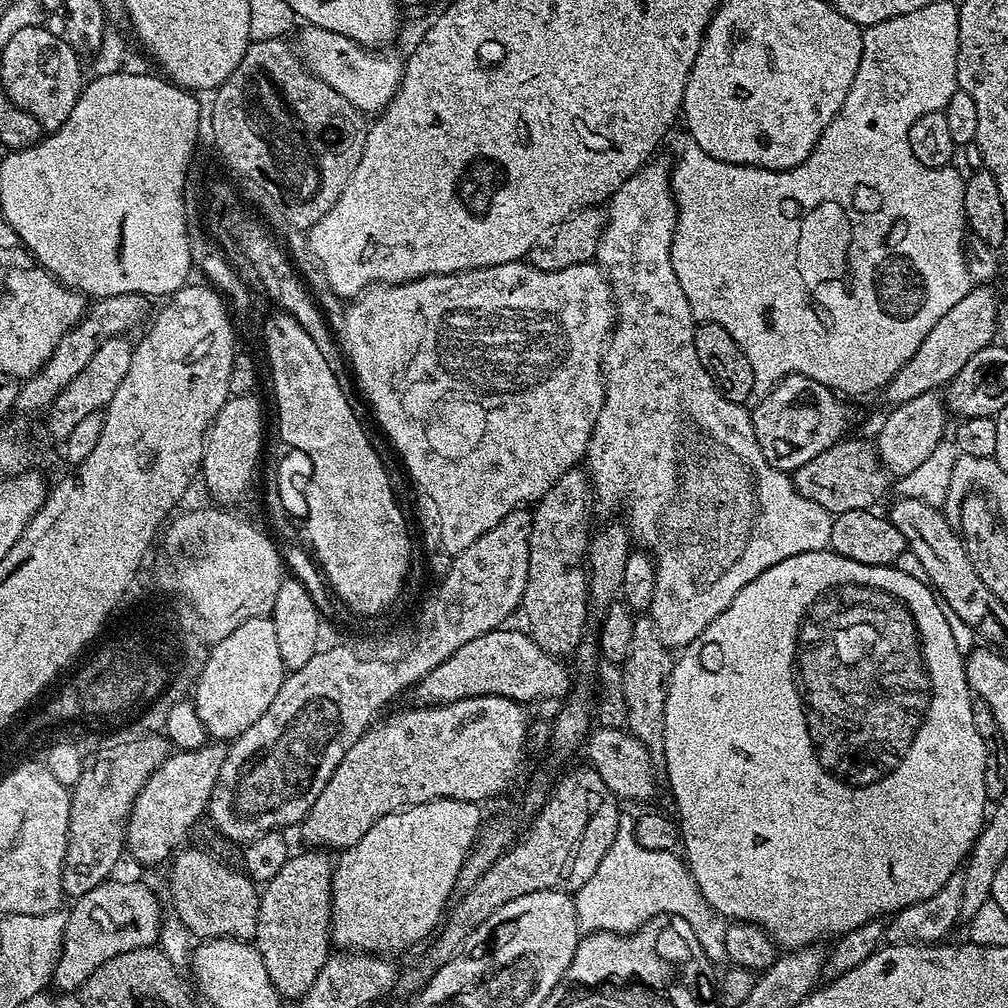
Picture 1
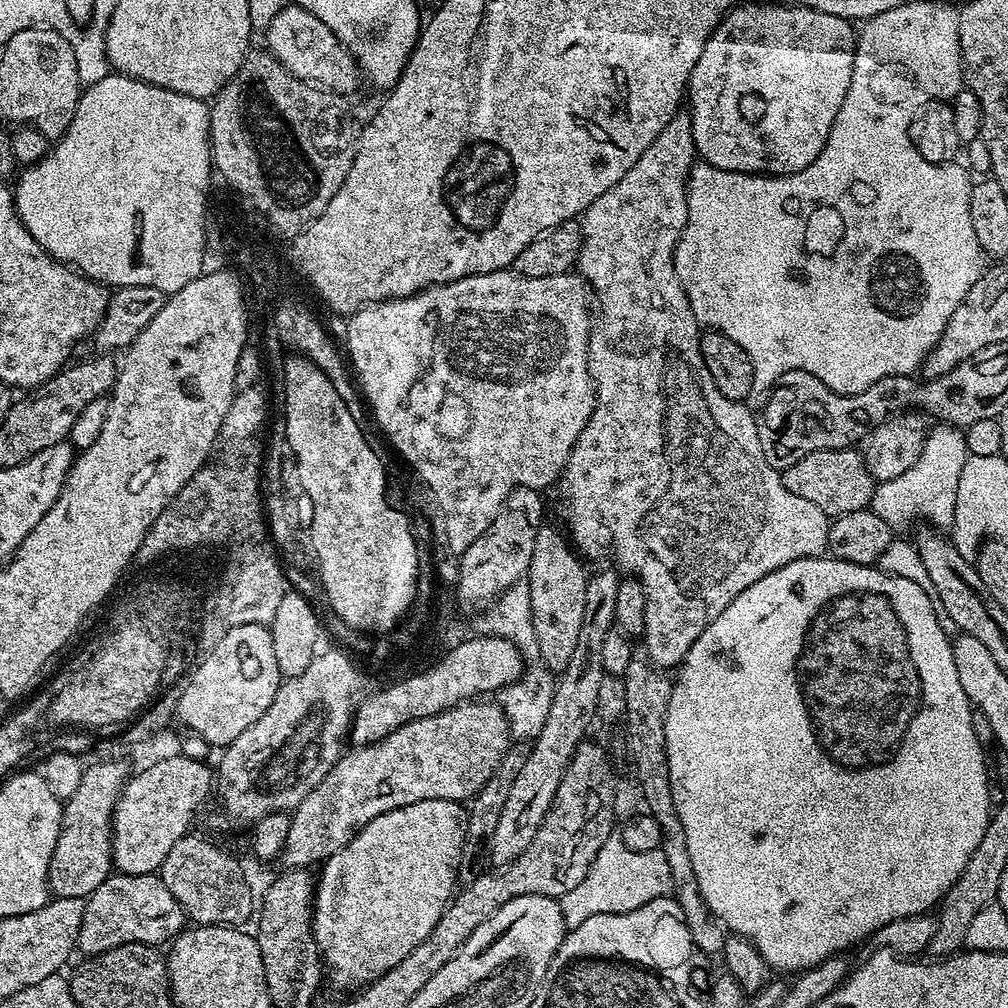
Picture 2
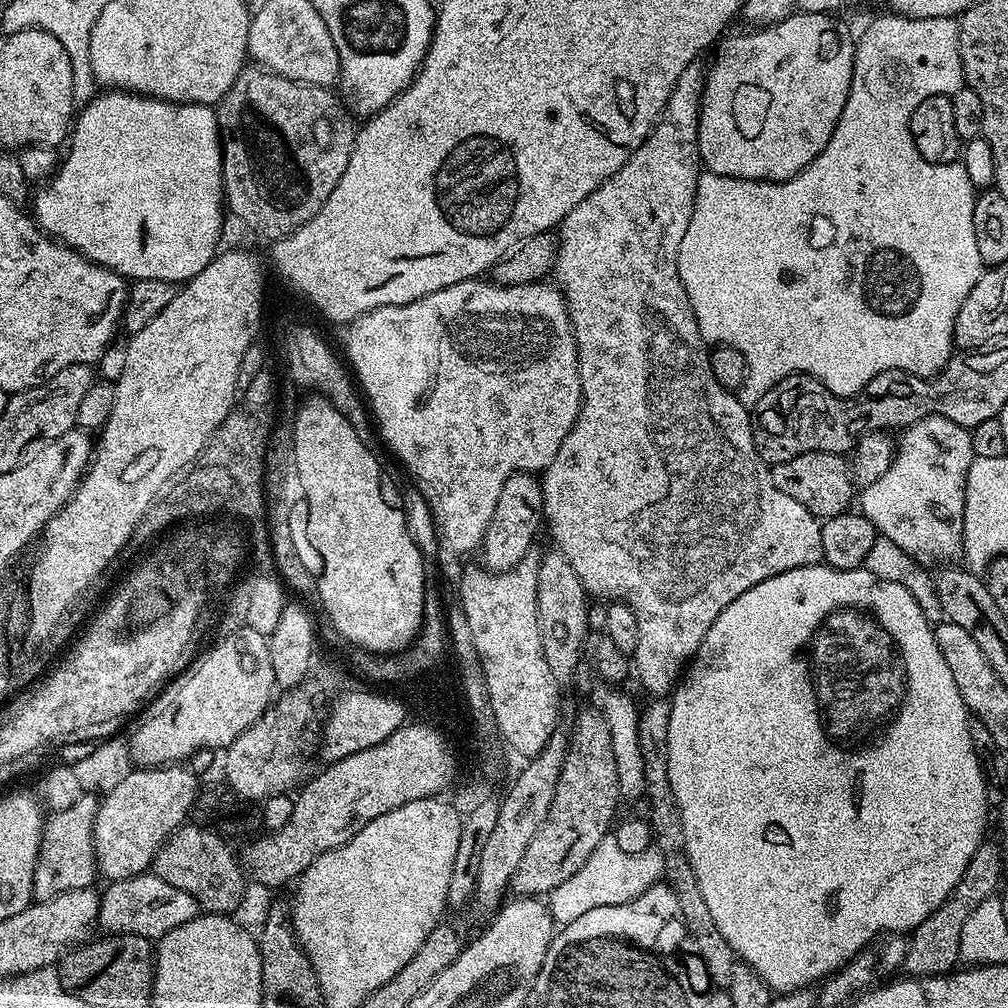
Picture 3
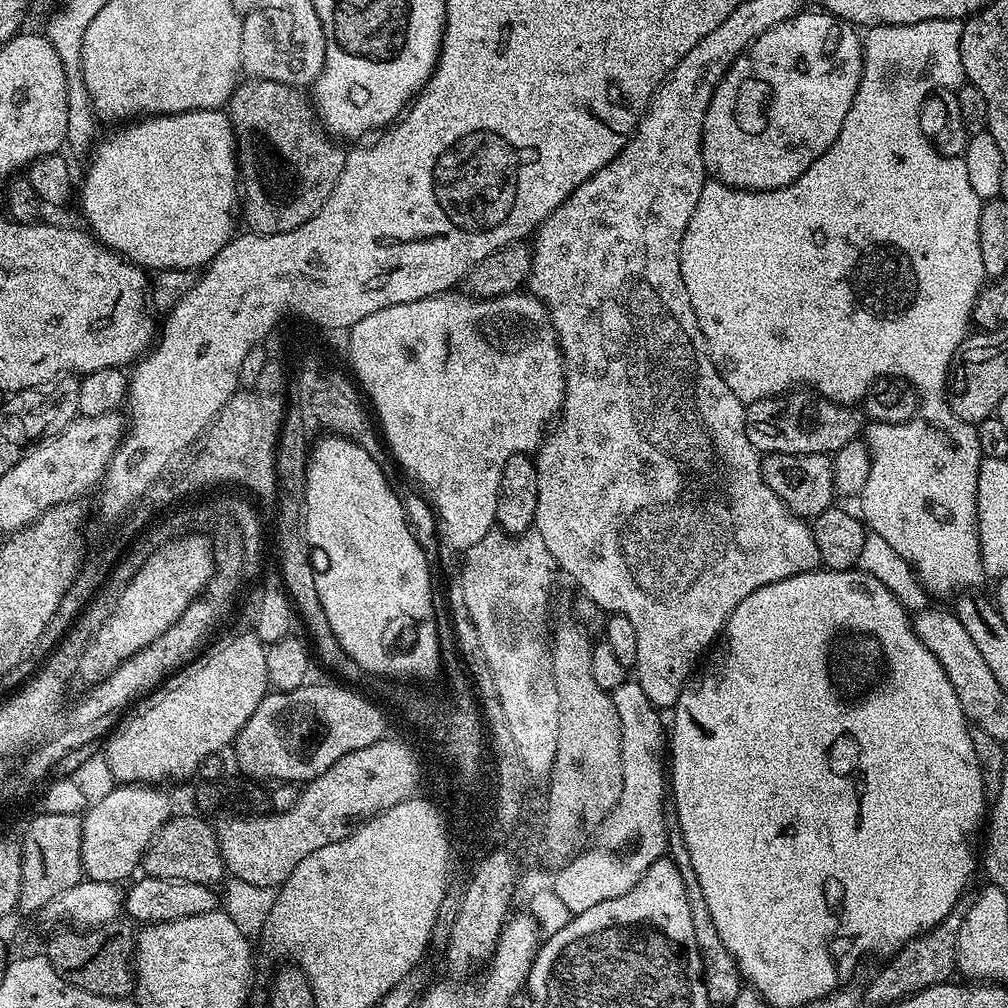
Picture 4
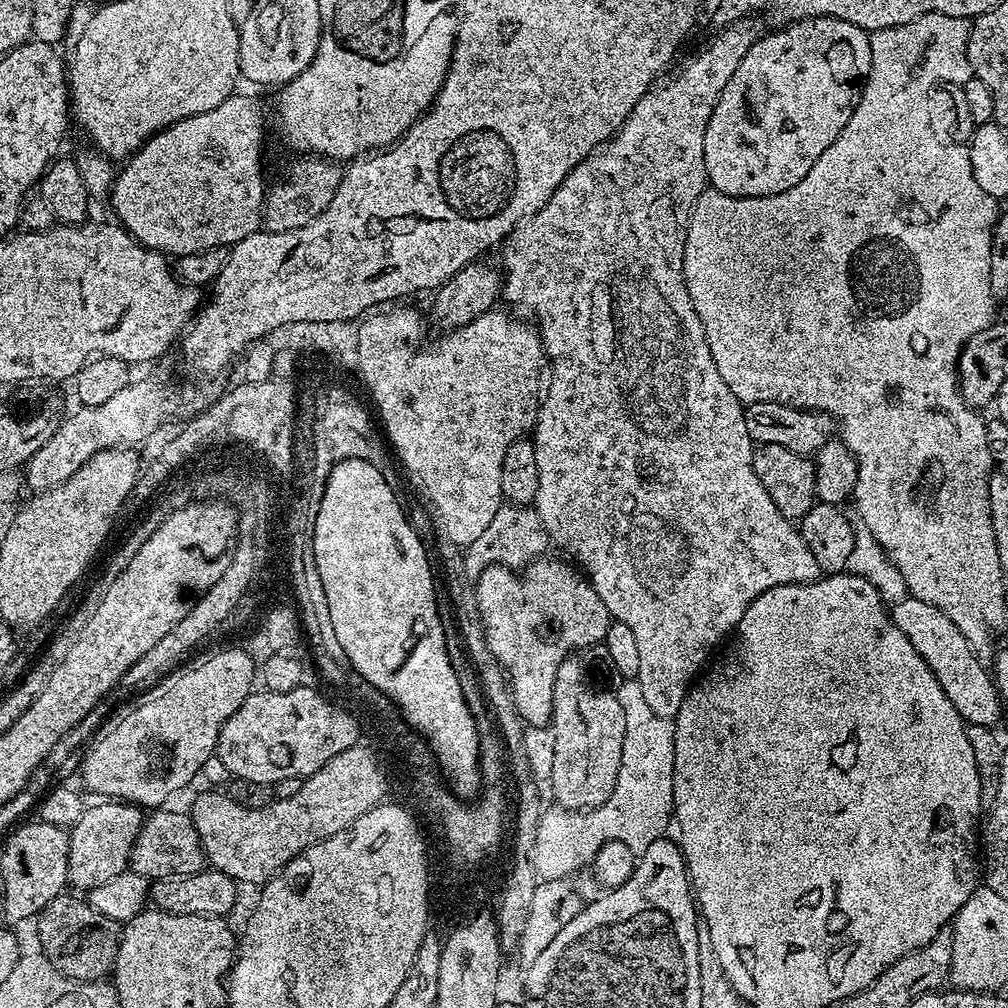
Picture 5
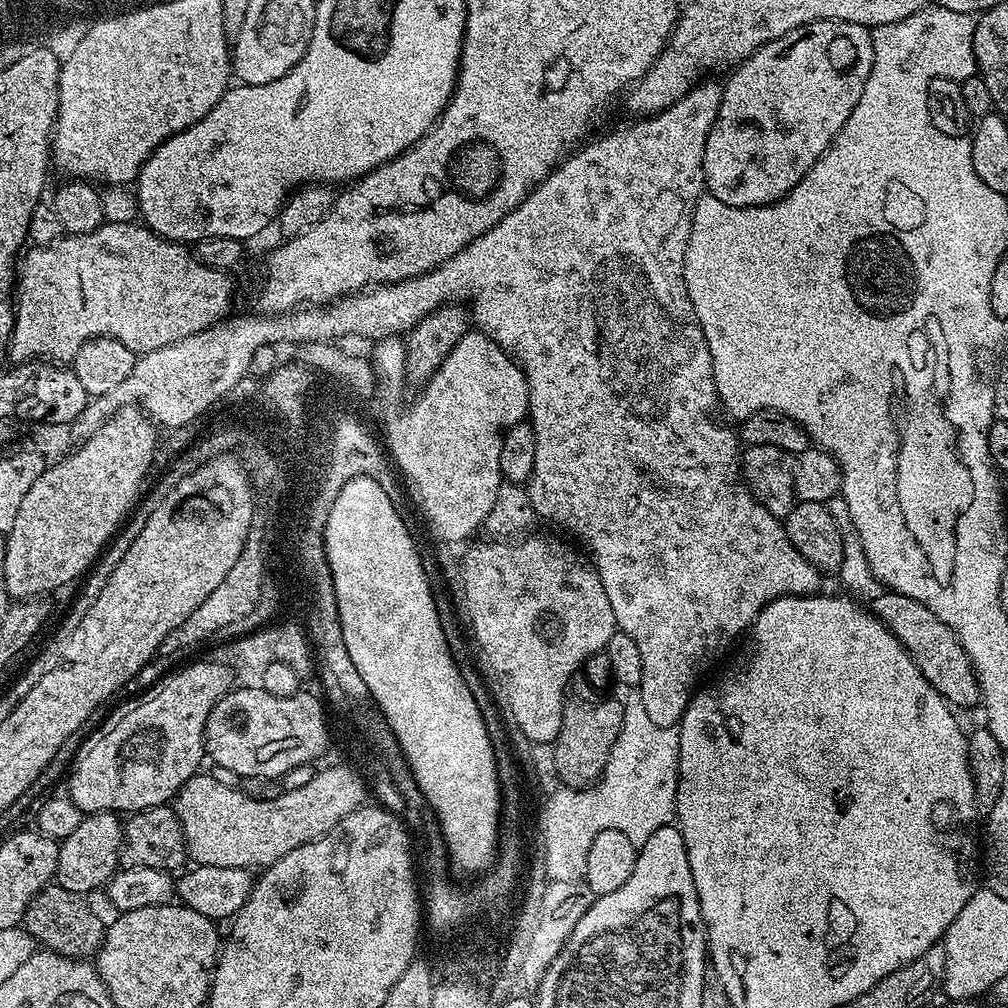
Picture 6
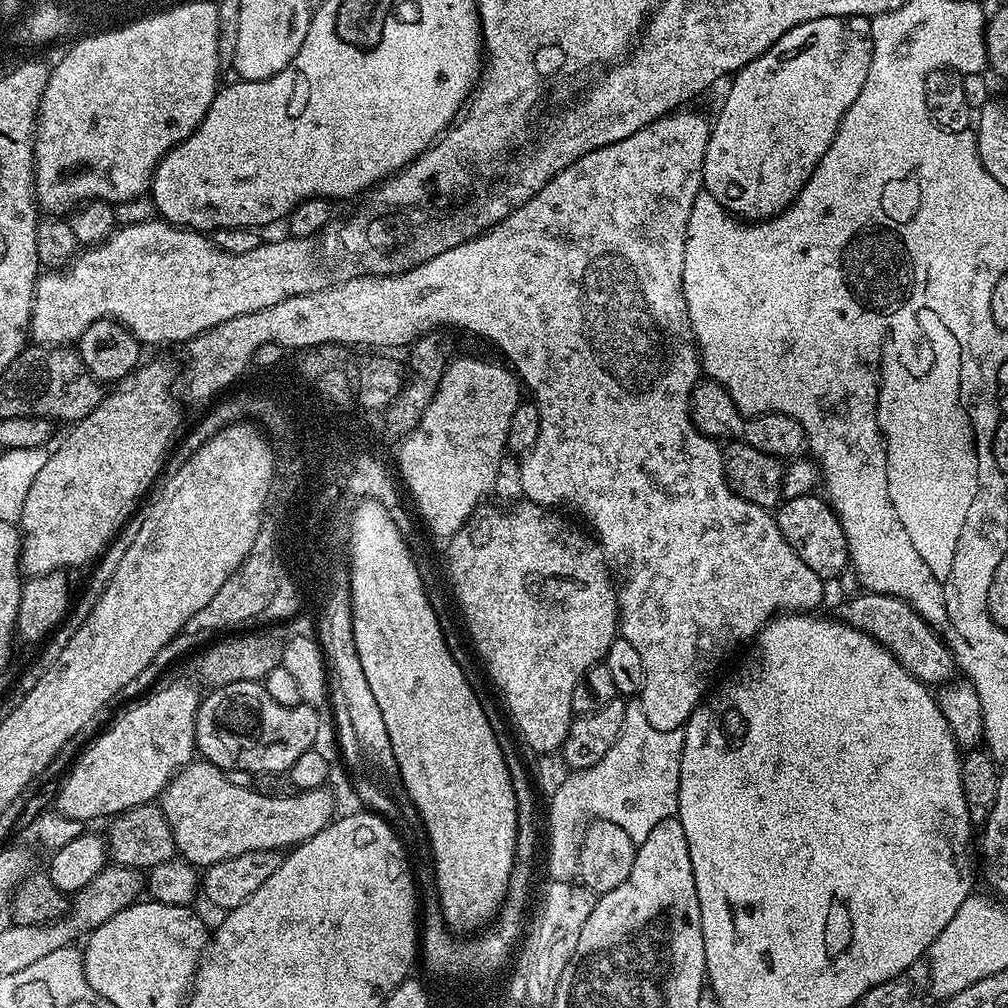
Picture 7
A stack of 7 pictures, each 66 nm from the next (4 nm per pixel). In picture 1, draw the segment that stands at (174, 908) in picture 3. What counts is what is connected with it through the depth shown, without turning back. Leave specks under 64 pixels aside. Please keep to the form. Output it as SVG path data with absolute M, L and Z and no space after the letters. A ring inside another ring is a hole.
M109 878L79 897L68 912L64 945L56 963L55 987L78 990L102 962L123 952L153 947L159 941L162 915L160 900L136 880Z

